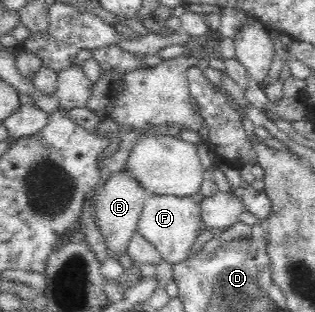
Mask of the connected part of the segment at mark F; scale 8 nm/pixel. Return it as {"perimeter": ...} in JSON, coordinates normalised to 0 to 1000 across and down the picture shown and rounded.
{"perimeter":[[[479,622],[457,651],[435,744],[489,785],[527,843],[552,853],[594,830],[603,795],[638,750],[641,724],[632,654],[616,647],[610,628]]]}

